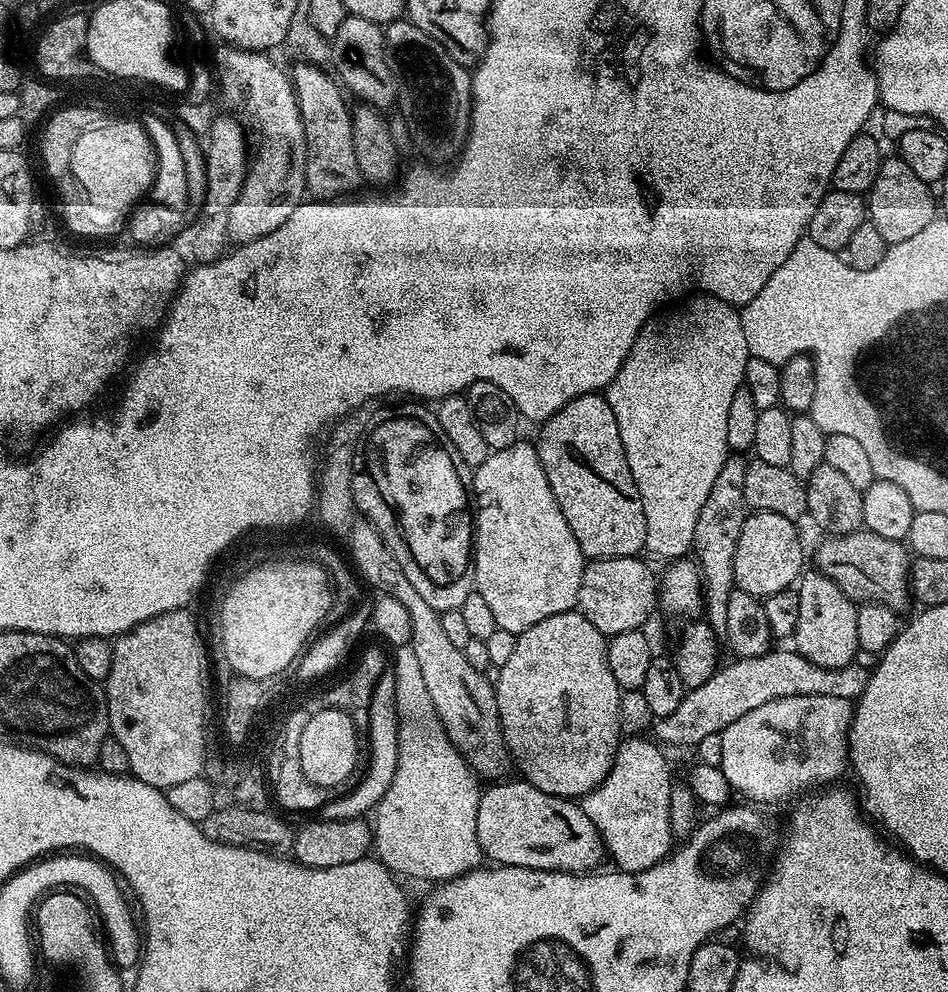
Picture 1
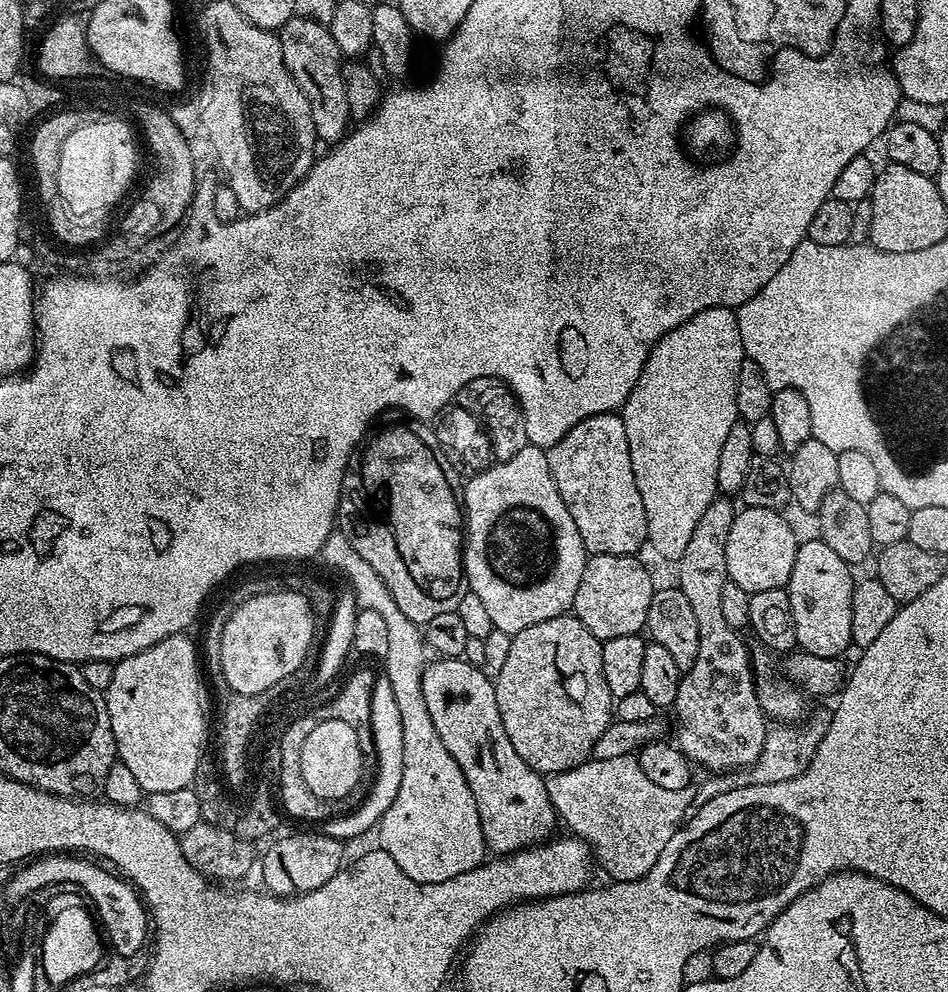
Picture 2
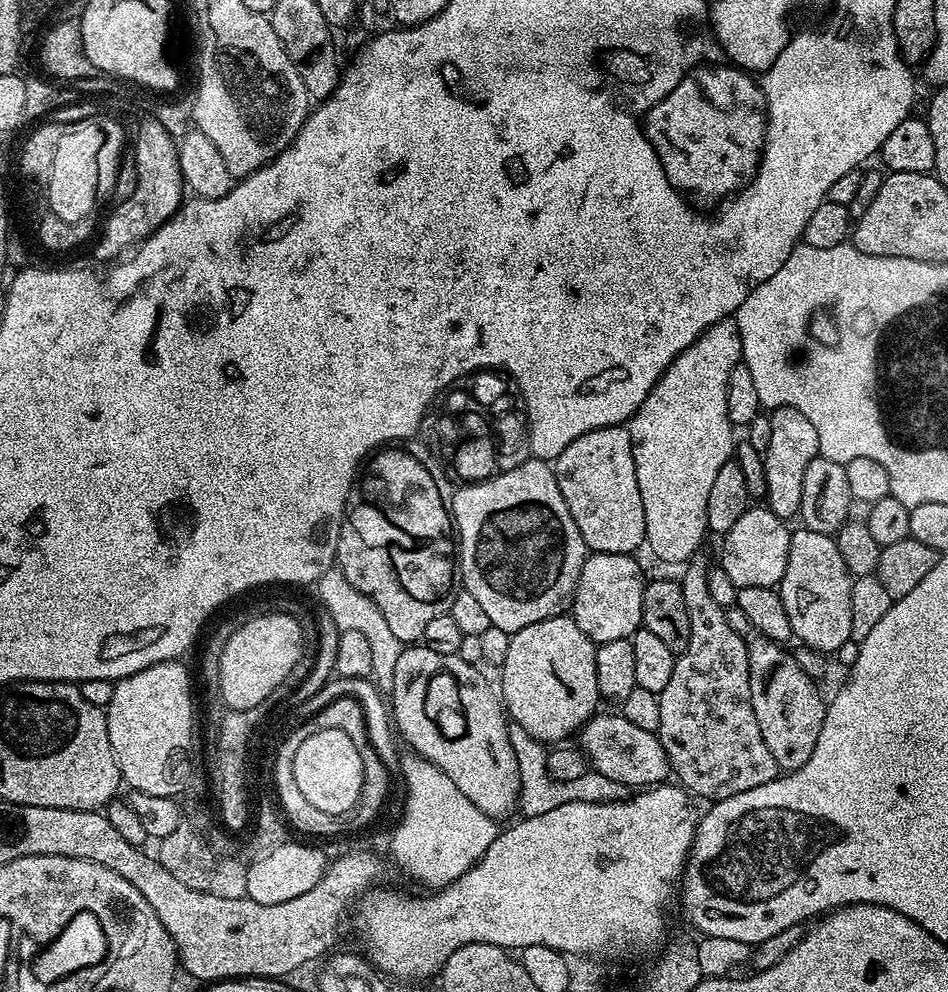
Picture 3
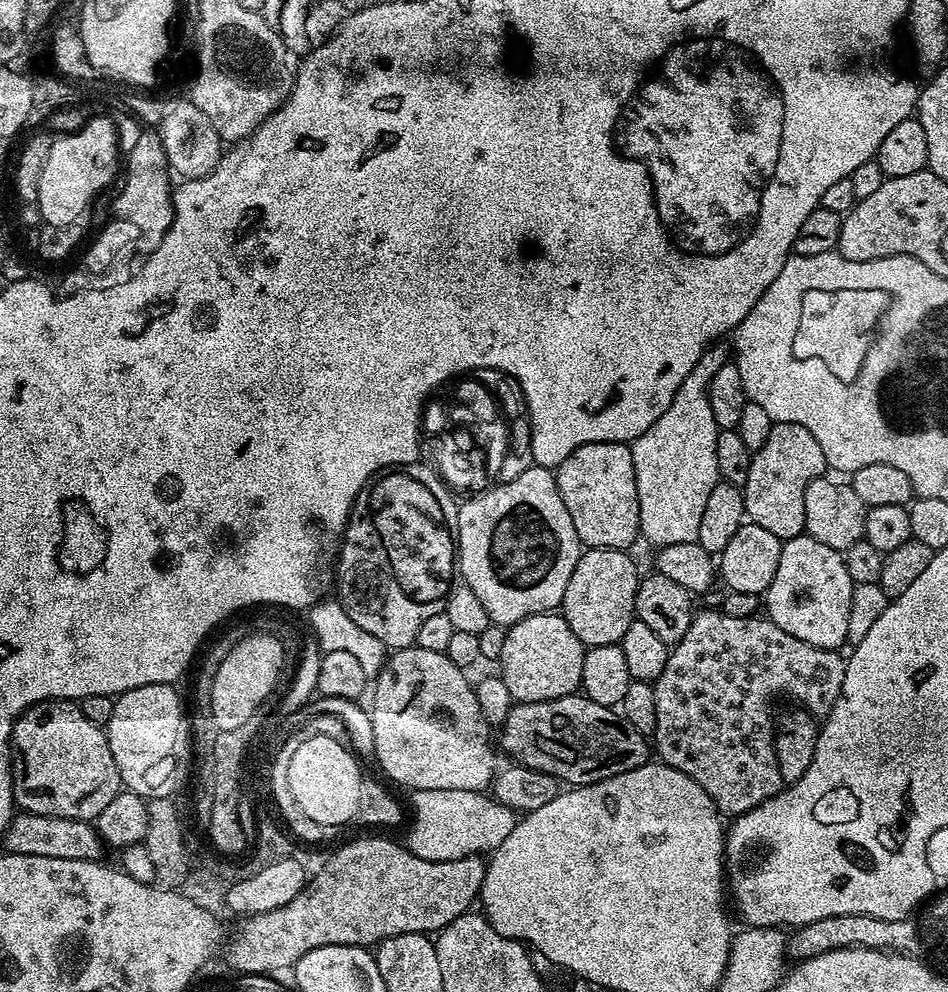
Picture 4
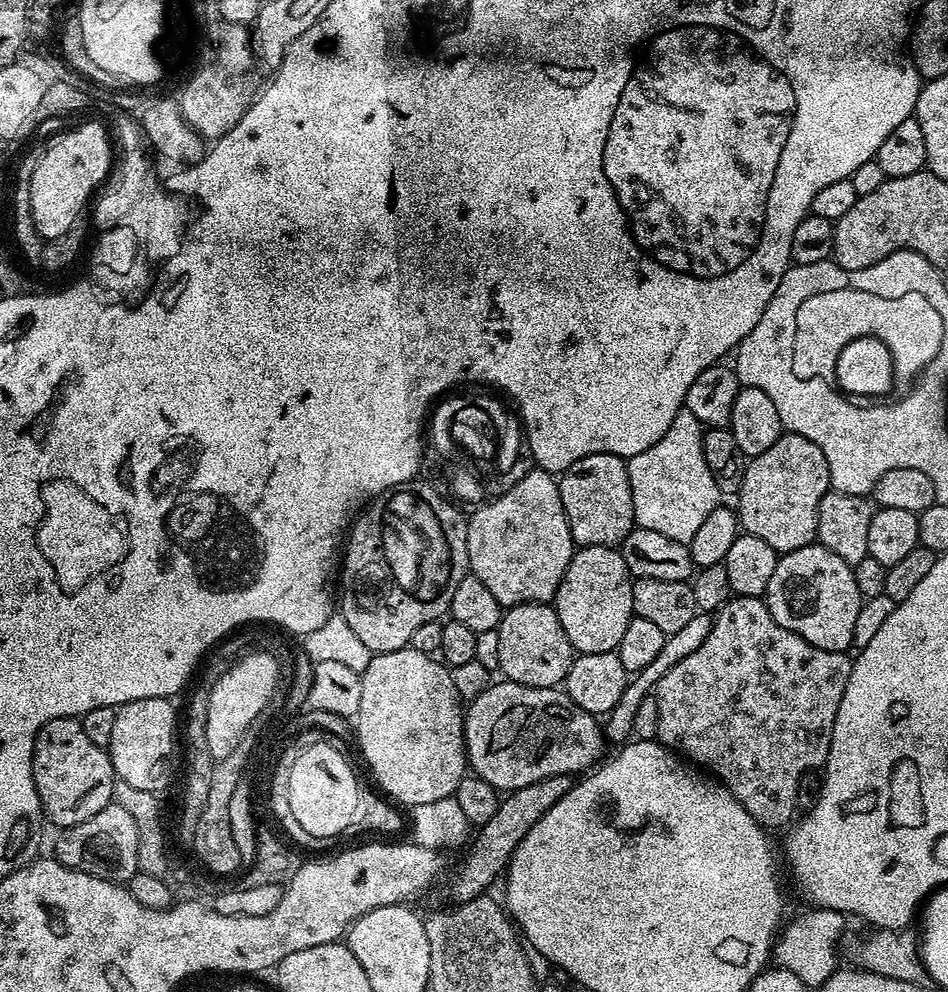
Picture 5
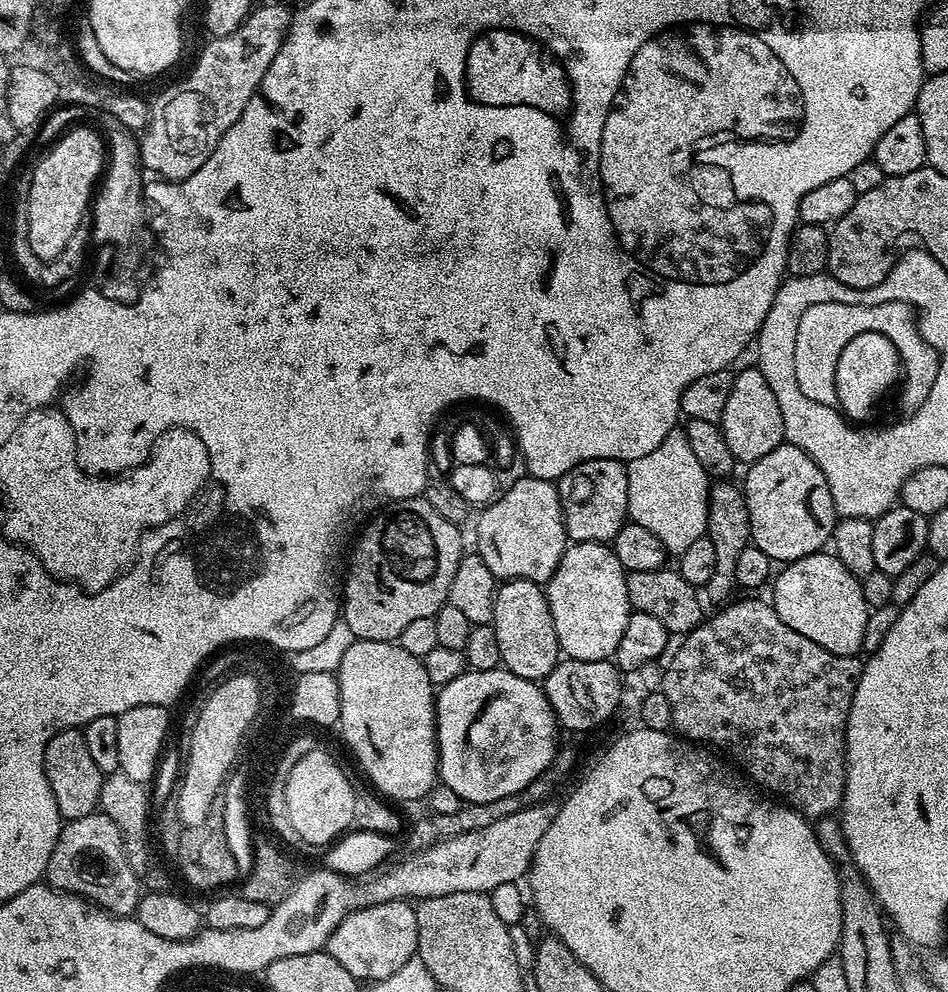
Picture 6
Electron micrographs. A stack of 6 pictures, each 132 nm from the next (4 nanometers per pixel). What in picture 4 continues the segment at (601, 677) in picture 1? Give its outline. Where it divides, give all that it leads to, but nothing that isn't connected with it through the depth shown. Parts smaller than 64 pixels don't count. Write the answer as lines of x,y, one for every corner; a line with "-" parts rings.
543,612
517,624
520,626
520,688
512,688
513,701
533,704
573,695
580,688
586,646
570,630
563,615

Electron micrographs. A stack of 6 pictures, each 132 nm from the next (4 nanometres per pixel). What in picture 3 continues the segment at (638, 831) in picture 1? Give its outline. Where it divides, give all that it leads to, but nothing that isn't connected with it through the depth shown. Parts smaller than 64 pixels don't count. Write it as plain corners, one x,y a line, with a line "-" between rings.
509,723
508,738
509,744
513,747
514,758
518,760
518,778
520,779
520,798
518,801
518,812
521,817
537,816
547,814
566,802
598,802
604,800
623,800
626,796
626,789
623,784
614,782
595,770
588,770
580,778
573,781
558,781
548,772
548,752
545,745
539,740
530,738
522,726

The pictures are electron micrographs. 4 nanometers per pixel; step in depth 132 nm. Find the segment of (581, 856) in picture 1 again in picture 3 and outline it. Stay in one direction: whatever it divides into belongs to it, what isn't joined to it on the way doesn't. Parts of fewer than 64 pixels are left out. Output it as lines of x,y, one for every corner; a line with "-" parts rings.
408,646
401,651
394,666
394,682
390,689
392,708
390,720
399,739
409,744
423,760
431,760
482,810
482,814
493,818
515,813
520,798
518,760
514,758
513,747
509,744
506,713
497,689
488,685
481,669
470,662
464,662
458,655
438,654
423,646

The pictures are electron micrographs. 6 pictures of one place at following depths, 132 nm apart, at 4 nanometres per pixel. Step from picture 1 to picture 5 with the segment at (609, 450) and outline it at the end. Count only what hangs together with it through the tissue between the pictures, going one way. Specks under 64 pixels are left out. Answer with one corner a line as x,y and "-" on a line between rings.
609,452
583,456
562,473
558,483
573,545
581,548
616,548
632,533
636,515
625,457

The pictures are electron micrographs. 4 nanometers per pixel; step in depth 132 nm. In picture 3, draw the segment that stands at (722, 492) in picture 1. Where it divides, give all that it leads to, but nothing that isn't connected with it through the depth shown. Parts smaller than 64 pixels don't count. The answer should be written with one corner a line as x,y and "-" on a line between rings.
700,554
693,556
686,563
685,576
678,580
682,598
686,598
686,614
690,614
690,642
686,651
677,655
674,674
670,674
670,686
658,693
661,708
658,735
672,767
672,776
693,797
705,796
708,802
715,802
770,782
778,775
778,767
766,748
751,706
747,648
743,638
729,625
725,609
710,596
707,585
710,568
708,564
704,565
702,557

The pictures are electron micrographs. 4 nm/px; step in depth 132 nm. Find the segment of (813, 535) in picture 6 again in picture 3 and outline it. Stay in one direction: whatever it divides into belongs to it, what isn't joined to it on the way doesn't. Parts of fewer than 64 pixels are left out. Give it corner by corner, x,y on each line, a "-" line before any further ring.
790,406
771,409
768,421
770,422
770,446
762,453
768,491
766,507
775,516
795,517
800,511
802,502
802,478
806,474
806,466
810,466
813,458
820,455
818,434
814,431
810,418
806,418
802,410
794,410

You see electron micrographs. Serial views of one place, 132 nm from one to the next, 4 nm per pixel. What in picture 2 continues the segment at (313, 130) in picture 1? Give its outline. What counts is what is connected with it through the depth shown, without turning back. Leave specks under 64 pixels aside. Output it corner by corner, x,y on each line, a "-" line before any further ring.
292,16
278,29
282,58
302,94
310,102
310,110
314,118
314,130
317,141
335,142
349,131
346,91
343,90
342,57
338,50
338,42
330,34
327,24
319,24
310,18

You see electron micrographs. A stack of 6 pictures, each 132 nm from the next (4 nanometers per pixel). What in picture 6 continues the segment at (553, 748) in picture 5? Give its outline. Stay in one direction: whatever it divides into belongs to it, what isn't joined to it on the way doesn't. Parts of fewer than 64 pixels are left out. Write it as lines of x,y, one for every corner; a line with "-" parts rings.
501,666
494,670
482,670
481,672
473,672
471,670
464,671
461,676
454,678
454,682
446,682
439,691
436,692
436,747
438,749
438,780
439,783
450,786
450,790
454,790
454,794
458,794
458,798
465,804
481,804
482,802
494,802
498,798
510,798
510,794
518,794
524,788
530,786
530,782
534,782
534,778
538,778
550,766
550,762
556,757
558,751
558,743
556,739
562,735
561,729
556,723
556,715
550,706
550,702
546,698
543,687
535,680
527,680
526,678
518,678
513,672
508,671

